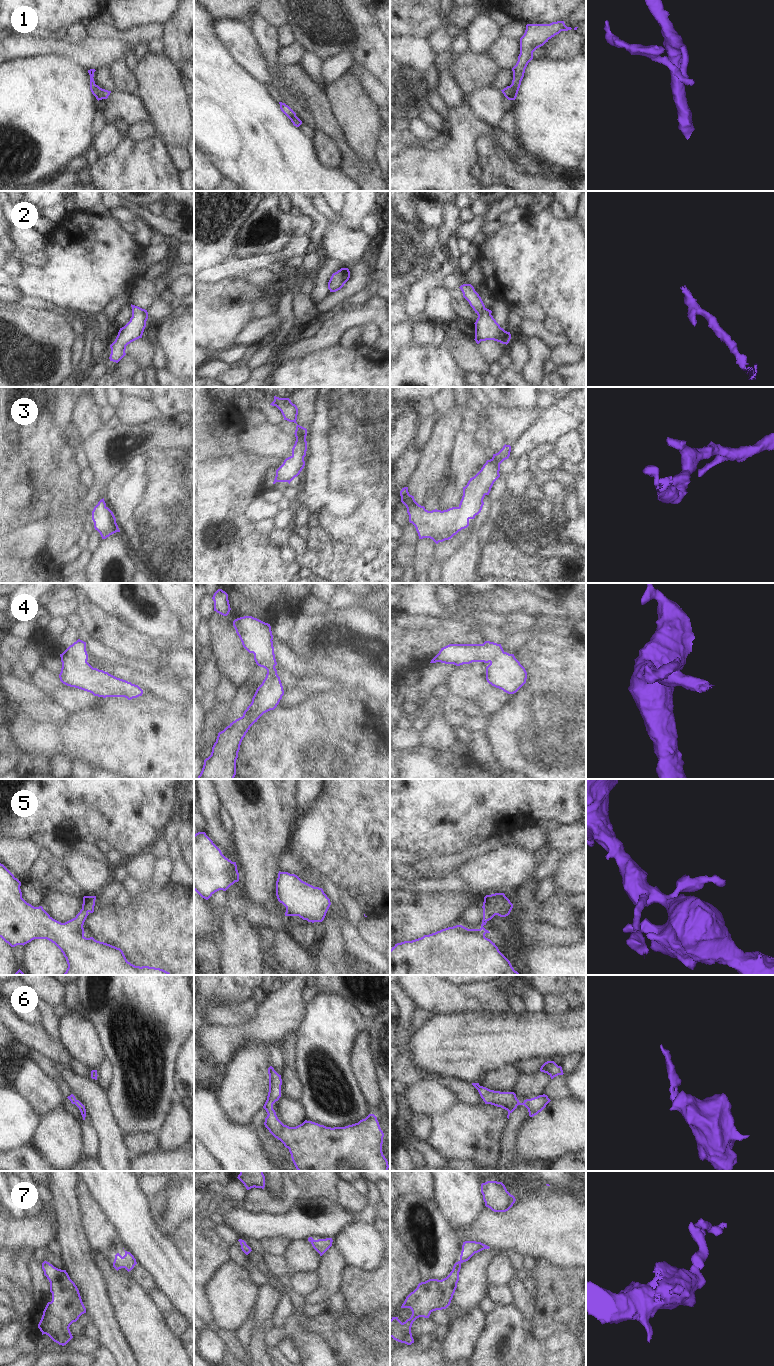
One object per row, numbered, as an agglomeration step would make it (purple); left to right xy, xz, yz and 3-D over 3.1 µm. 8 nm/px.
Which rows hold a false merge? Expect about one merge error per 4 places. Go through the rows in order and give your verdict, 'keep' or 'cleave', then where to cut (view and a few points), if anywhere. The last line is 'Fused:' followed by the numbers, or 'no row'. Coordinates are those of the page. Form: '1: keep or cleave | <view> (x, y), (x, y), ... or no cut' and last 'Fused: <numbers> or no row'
1: cleave | yz (509, 86), (512, 91), (511, 99)
2: keep | no cut
3: keep | no cut
4: keep | no cut
5: keep | no cut
6: keep | no cut
7: keep | no cut
Fused: 1

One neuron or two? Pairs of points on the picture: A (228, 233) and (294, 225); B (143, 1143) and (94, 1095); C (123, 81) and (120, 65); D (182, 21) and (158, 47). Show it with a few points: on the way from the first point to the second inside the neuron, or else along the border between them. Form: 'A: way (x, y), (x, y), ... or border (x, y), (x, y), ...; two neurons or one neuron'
A: border (253, 213), (235, 241), (233, 255); two neurons
B: border (122, 1136), (124, 1147), (131, 1156); two neurons
C: way (123, 77), (120, 69); one neuron
D: border (161, 39), (164, 45), (164, 53); two neurons

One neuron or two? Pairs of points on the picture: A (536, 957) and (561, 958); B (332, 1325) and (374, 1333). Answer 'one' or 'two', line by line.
A: one
B: one

